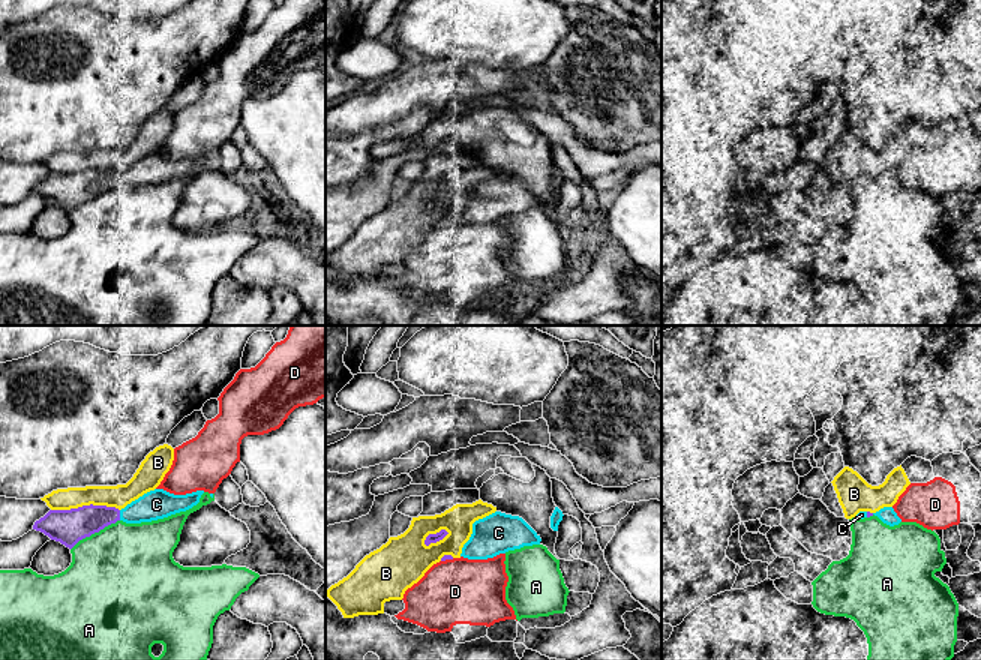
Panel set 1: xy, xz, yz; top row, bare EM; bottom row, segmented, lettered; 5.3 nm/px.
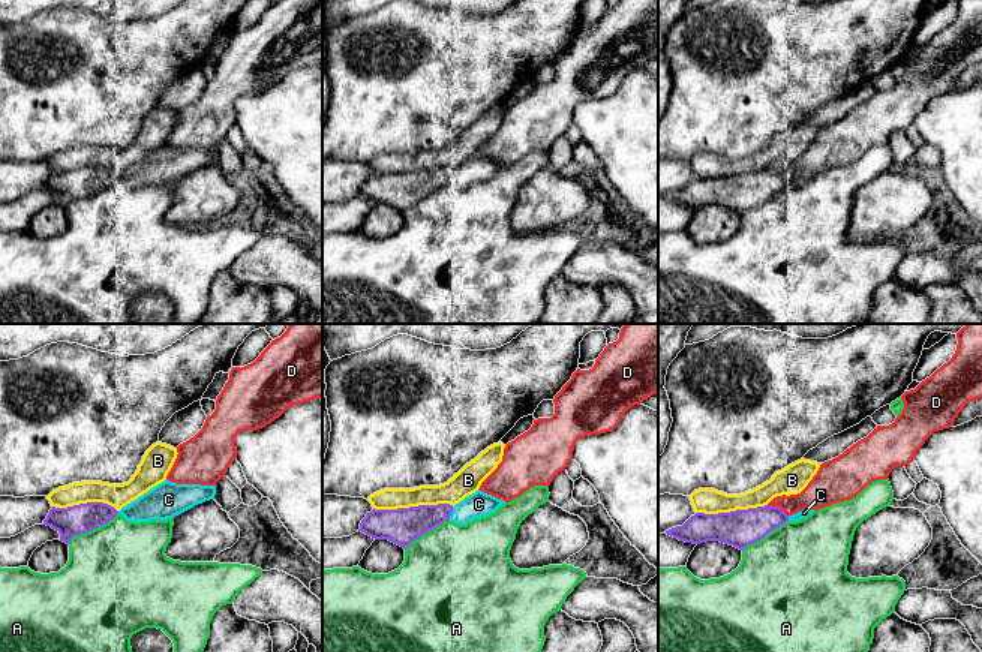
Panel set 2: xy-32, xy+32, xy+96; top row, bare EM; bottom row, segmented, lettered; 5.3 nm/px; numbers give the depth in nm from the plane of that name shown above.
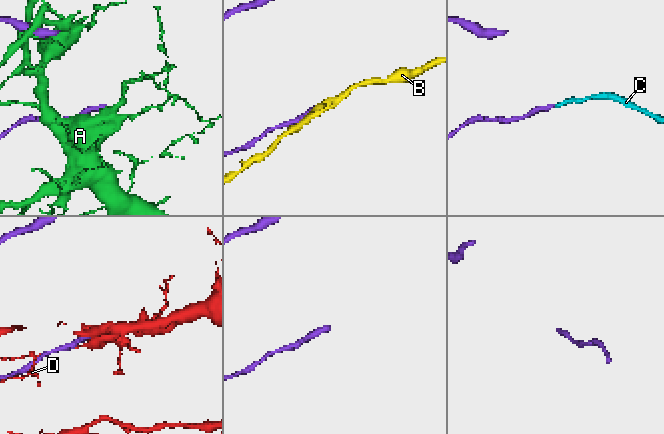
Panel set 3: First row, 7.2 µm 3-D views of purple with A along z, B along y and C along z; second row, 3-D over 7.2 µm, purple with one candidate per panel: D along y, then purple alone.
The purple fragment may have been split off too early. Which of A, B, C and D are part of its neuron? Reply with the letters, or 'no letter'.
C

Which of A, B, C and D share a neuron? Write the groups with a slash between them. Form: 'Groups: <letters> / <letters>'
Groups: A / B / C / D

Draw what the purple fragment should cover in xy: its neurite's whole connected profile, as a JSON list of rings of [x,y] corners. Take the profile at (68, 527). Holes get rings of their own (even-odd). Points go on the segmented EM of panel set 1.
[[[154,489],[122,510],[93,504],[70,510],[50,510],[34,522],[33,530],[72,549],[80,540],[99,532],[117,520],[141,524],[186,512],[200,502],[202,494],[204,490],[174,495],[164,489]]]

